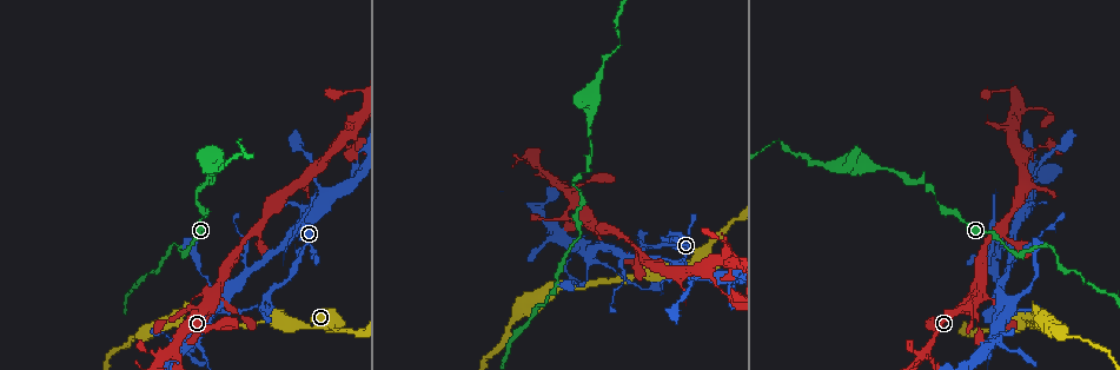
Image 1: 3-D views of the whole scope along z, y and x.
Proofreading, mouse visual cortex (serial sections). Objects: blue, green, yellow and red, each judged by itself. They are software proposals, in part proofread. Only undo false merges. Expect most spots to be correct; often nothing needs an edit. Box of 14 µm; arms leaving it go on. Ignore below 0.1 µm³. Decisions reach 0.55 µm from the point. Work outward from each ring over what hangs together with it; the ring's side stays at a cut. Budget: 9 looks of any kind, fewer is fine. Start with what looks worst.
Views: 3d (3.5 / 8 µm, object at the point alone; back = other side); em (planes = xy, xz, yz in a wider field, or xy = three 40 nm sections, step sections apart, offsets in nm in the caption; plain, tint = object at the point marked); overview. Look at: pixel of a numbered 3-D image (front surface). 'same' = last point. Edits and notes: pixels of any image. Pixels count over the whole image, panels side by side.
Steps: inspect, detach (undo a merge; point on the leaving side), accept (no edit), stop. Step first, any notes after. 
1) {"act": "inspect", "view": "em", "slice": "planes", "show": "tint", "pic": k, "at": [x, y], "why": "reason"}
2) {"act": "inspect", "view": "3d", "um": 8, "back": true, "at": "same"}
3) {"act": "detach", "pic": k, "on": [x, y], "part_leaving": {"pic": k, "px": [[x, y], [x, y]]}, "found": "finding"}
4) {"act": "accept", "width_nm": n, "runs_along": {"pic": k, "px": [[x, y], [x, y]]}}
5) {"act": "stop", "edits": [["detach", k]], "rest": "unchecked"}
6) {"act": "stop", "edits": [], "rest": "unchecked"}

{"act": "inspect", "view": "3d", "um": 3.5, "pic": 1, "at": [549, 179], "why": "three-way junction"}

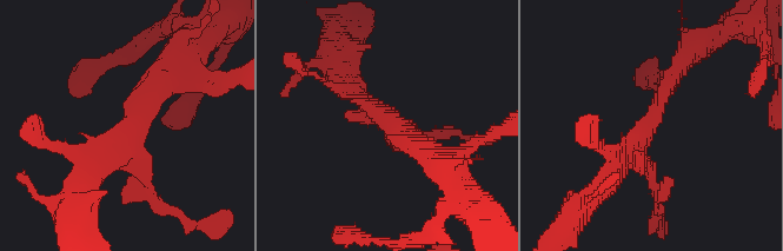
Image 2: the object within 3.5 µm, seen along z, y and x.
{"act": "inspect", "view": "em", "slice": "xy", "step": 2, "show": "tint", "pic": 2, "at": [644, 133]}

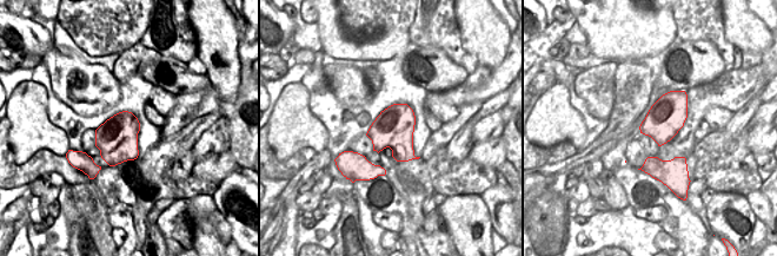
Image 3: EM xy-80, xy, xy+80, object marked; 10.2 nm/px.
{"act": "accept", "runs_along": {"pic": 2, "px": [[171, 73], [81, 185]]}, "found": "continuous, no second cell"}

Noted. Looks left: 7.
{"act": "inspect", "view": "3d", "um": 3.5, "pic": 1, "at": [796, 154], "why": "sharp bend"}

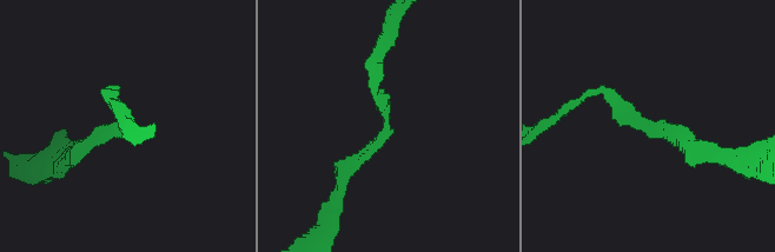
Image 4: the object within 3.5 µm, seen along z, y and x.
{"act": "inspect", "view": "em", "slice": "xy", "step": 5, "show": "tint", "pic": 4, "at": [650, 129], "arm_widths_nm": [150, 200]}

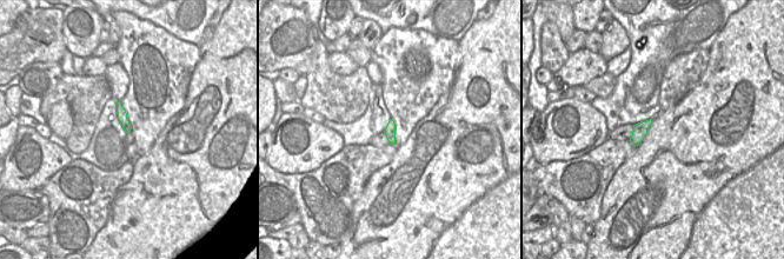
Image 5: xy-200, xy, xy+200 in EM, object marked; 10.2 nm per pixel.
{"act": "accept", "width_nm": 120, "runs_along": {"pic": 5, "px": [[118, 105], [127, 128]]}, "found": "continuous, no second cell"}

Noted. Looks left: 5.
{"act": "inspect", "view": "3d", "um": 3.5, "pic": 1, "at": [977, 288], "why": "sudden change in width"}

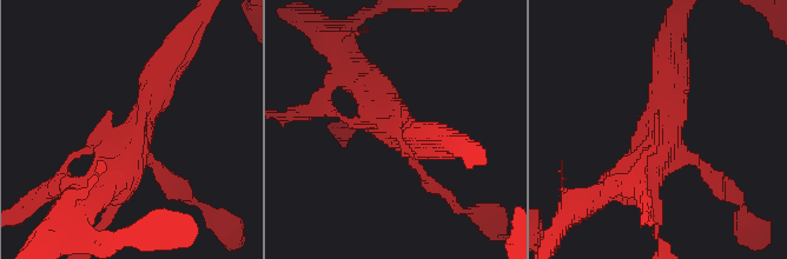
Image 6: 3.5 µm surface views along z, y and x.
{"act": "inspect", "view": "em", "slice": "xy", "step": 5, "show": "tint", "pic": 6, "at": [135, 137]}

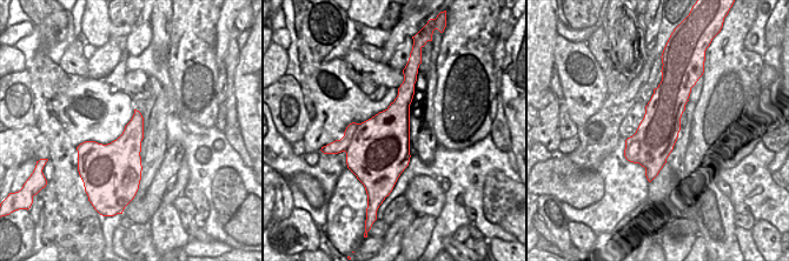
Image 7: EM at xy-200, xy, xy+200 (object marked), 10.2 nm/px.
{"act": "accept", "width_nm": 650, "runs_along": {"pic": 6, "px": [[98, 186], [120, 172], [164, 67]]}, "found": "continuous, no second cell"}

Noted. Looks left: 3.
{"act": "inspect", "view": "3d", "um": 3.5, "pic": 1, "at": [568, 246], "why": "three arms meet"}

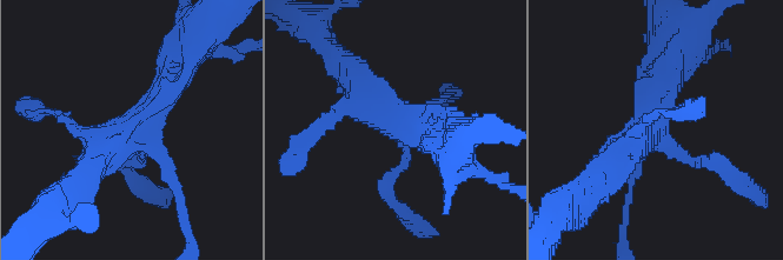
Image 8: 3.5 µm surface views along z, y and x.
{"act": "inspect", "view": "em", "slice": "xy", "step": 5, "show": "tint", "pic": 8, "at": [400, 126]}

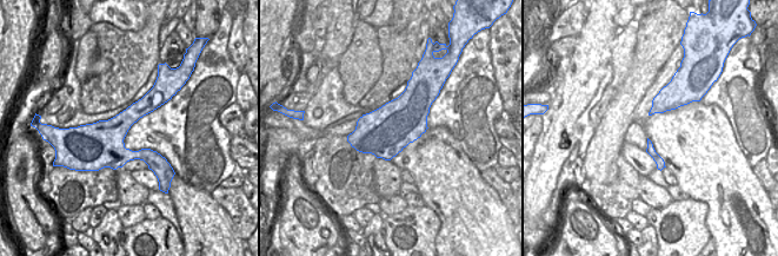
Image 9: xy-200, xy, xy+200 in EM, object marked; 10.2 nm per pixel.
{"act": "accept", "found": "all the same cell"}

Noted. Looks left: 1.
{"act": "stop", "edits": [], "rest": "unchecked"}

